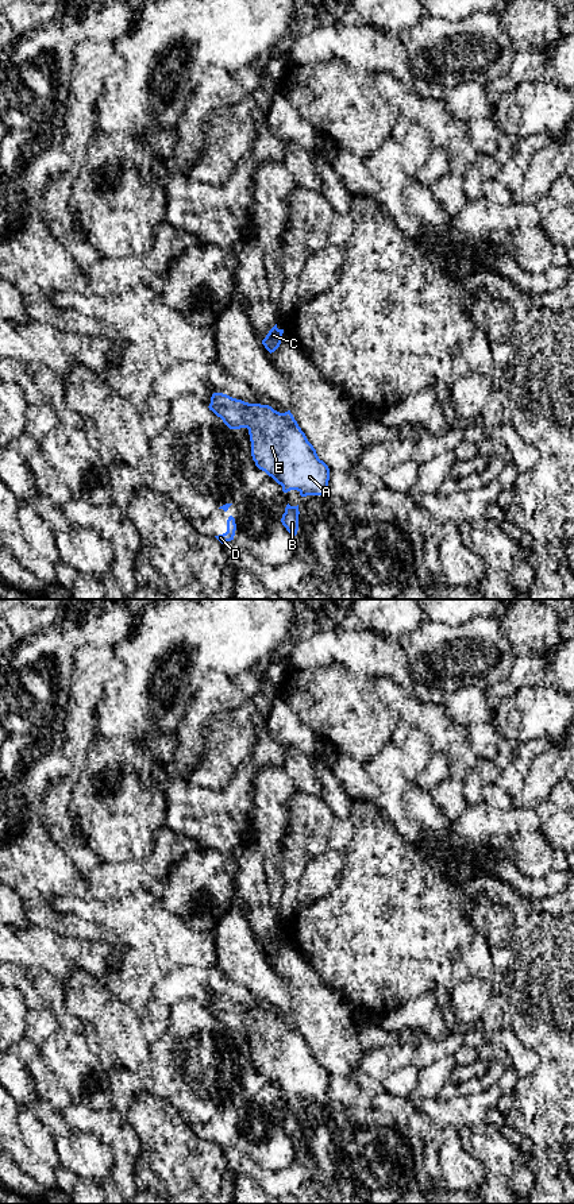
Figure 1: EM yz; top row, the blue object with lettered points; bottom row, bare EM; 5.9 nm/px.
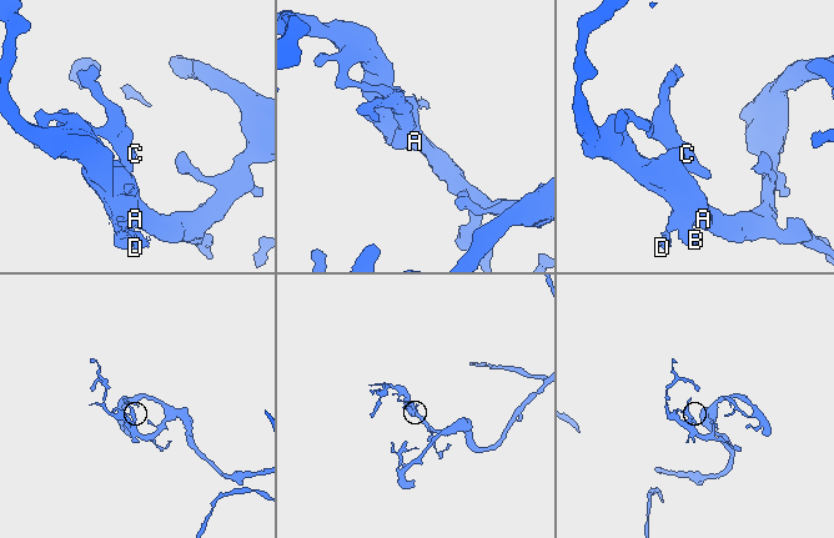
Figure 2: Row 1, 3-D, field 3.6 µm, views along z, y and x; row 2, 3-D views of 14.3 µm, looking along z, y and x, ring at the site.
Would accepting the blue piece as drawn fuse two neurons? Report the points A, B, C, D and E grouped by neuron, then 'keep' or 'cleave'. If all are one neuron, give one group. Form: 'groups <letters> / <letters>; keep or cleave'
groups A B C D E; keep

